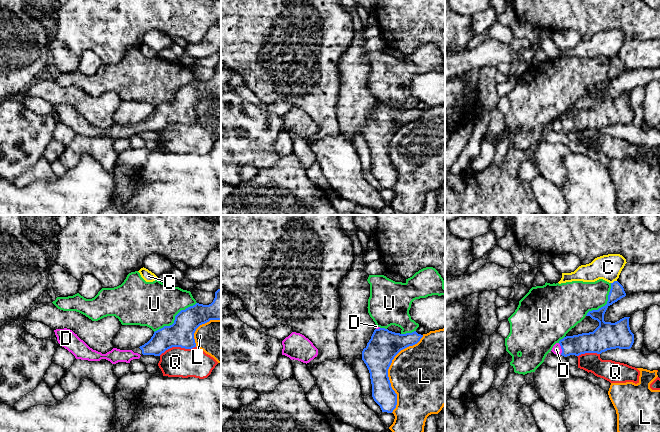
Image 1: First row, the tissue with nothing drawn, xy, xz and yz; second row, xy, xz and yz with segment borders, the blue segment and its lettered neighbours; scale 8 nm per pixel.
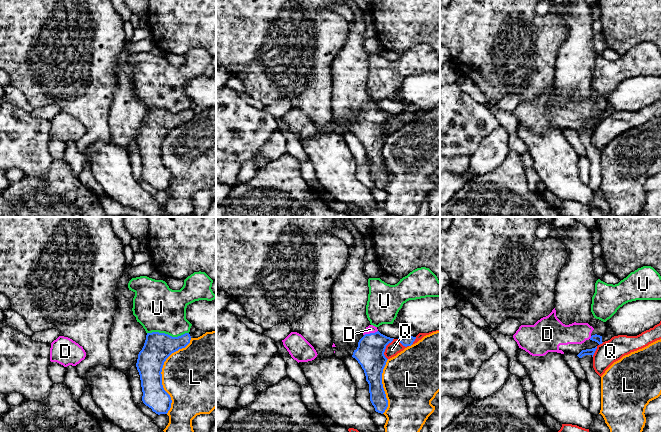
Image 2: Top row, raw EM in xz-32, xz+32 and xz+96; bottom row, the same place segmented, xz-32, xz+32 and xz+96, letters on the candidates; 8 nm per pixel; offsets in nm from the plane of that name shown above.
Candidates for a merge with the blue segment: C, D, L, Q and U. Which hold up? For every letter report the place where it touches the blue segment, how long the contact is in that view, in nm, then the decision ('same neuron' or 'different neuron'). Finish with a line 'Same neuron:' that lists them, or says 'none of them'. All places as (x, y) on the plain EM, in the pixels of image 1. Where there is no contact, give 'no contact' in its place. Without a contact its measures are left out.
C: yz (614, 57) | 50 nm | different neuron
D: yz (561, 124) | 100 nm | same neuron
L: xz (387, 146) | 700 nm | different neuron
Q: xy (177, 122) | 300 nm | different neuron
U: xy (175, 94) | 420 nm | different neuron
Same neuron: D

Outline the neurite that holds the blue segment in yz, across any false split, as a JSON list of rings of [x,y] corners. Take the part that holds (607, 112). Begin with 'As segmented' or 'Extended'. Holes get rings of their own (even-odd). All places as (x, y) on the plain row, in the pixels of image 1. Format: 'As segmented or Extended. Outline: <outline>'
Extended. Outline: [[[618,57],[611,59],[607,80],[598,86],[589,87],[586,91],[597,96],[599,102],[593,108],[564,113],[551,127],[567,133],[585,129],[601,130],[616,124],[630,125],[634,119],[634,110],[629,103],[630,93],[624,93],[615,99],[604,97],[607,84],[625,72],[624,64]]]

